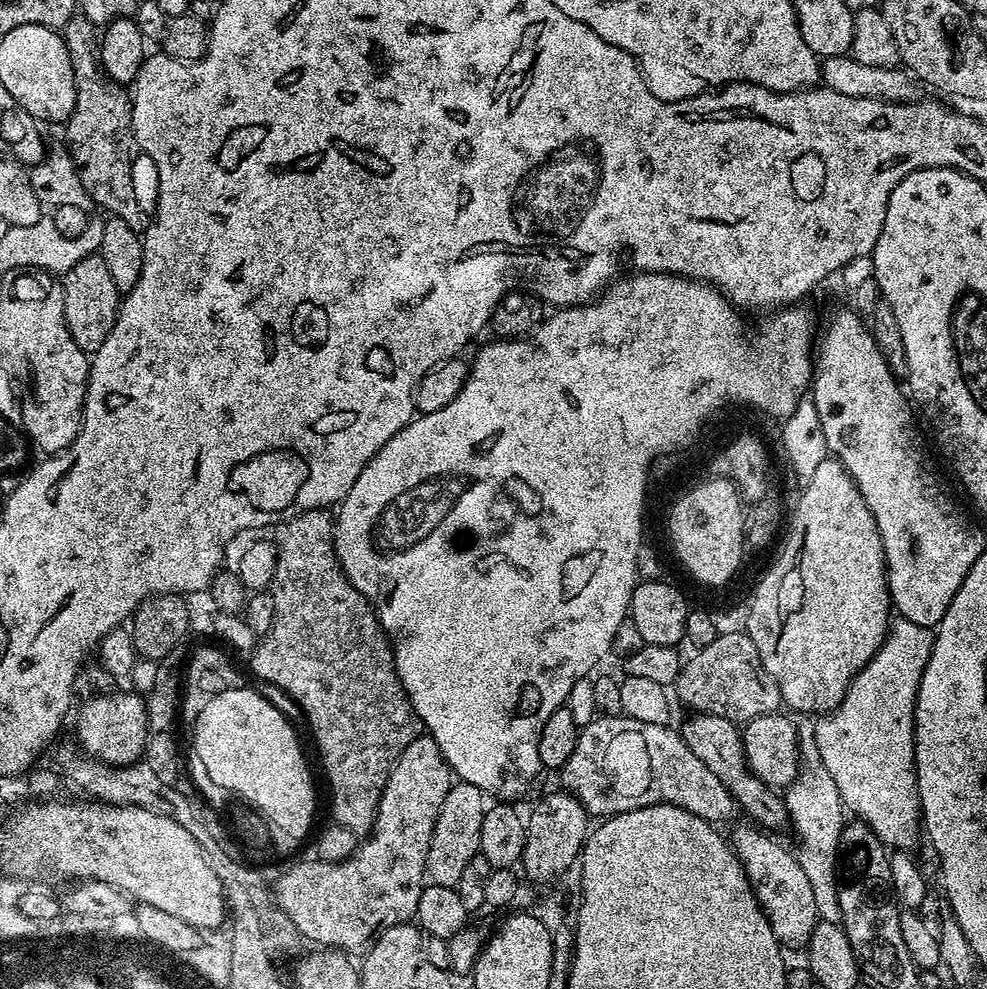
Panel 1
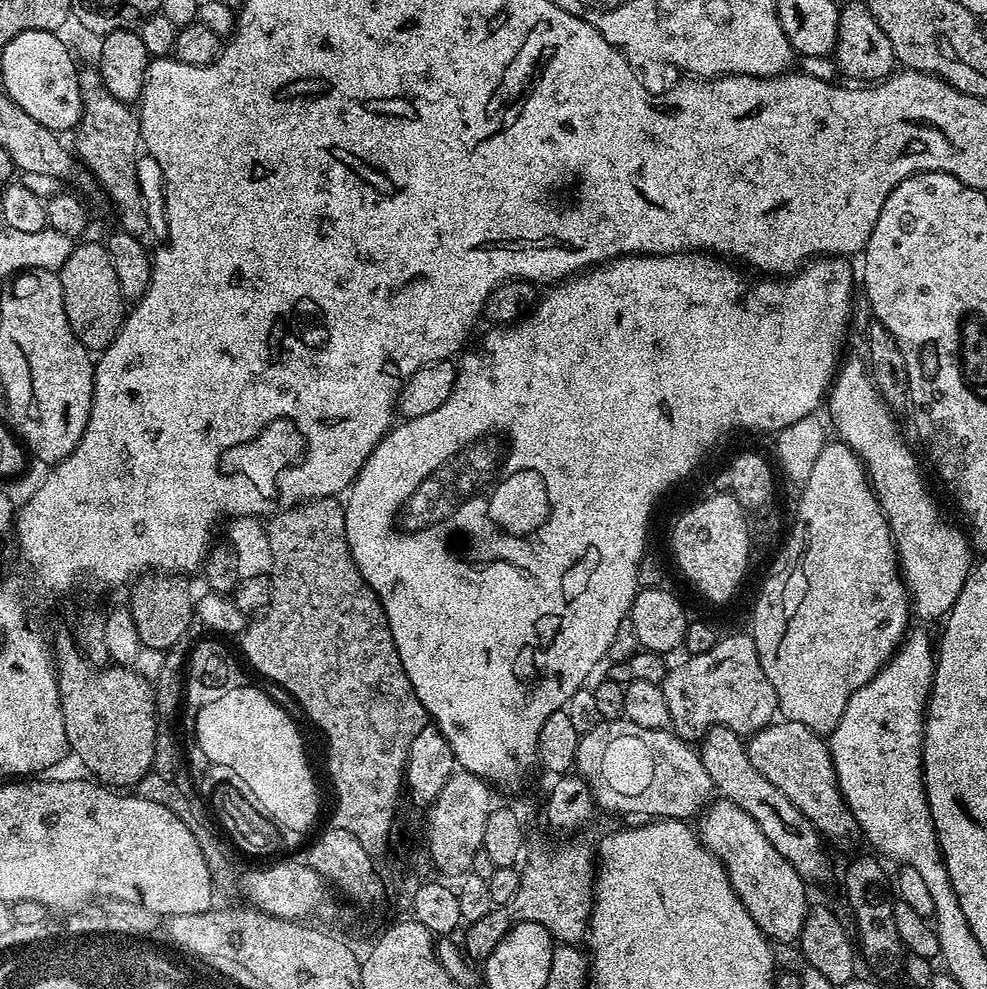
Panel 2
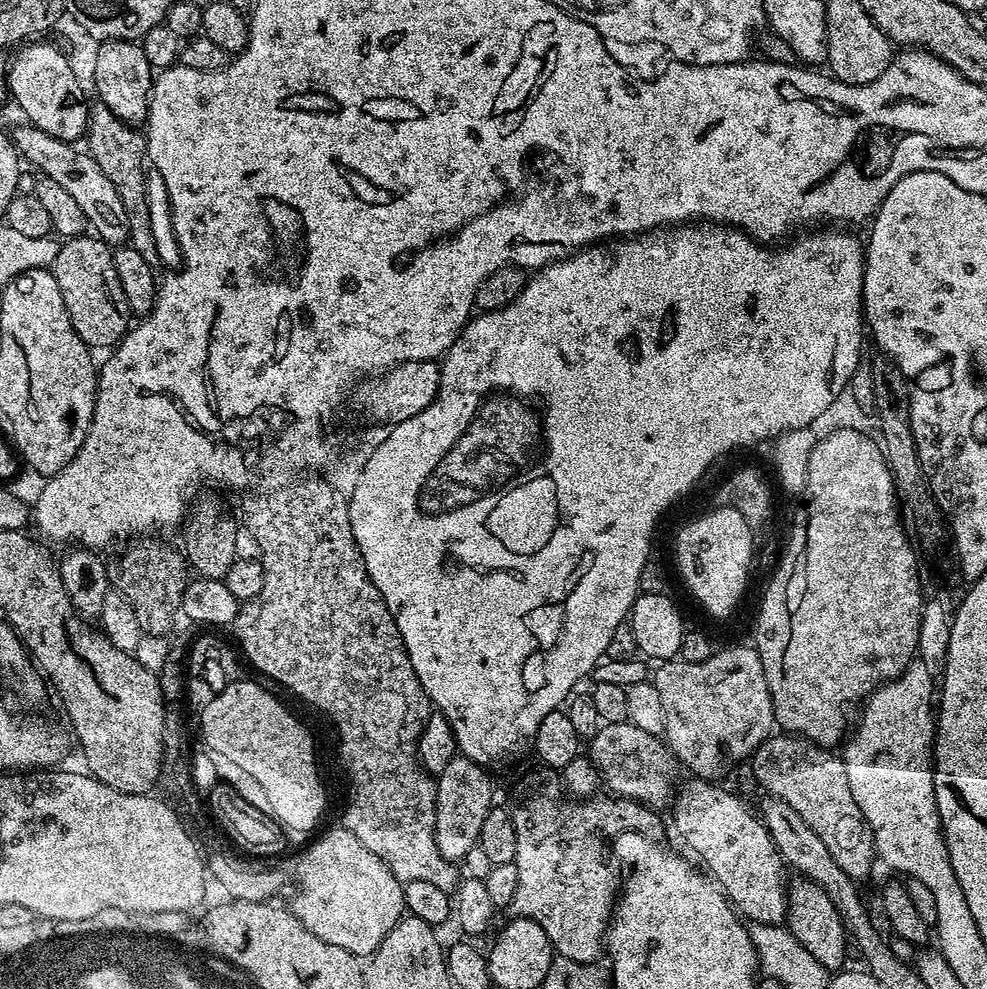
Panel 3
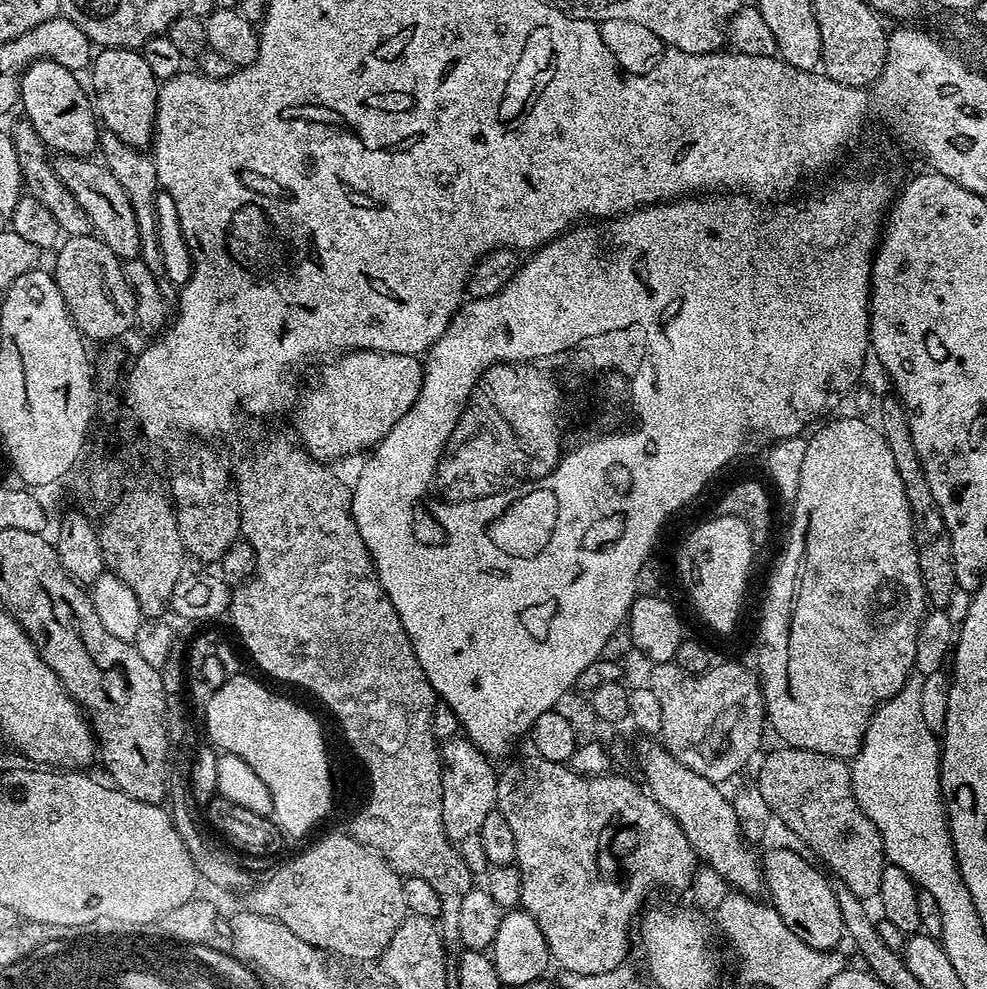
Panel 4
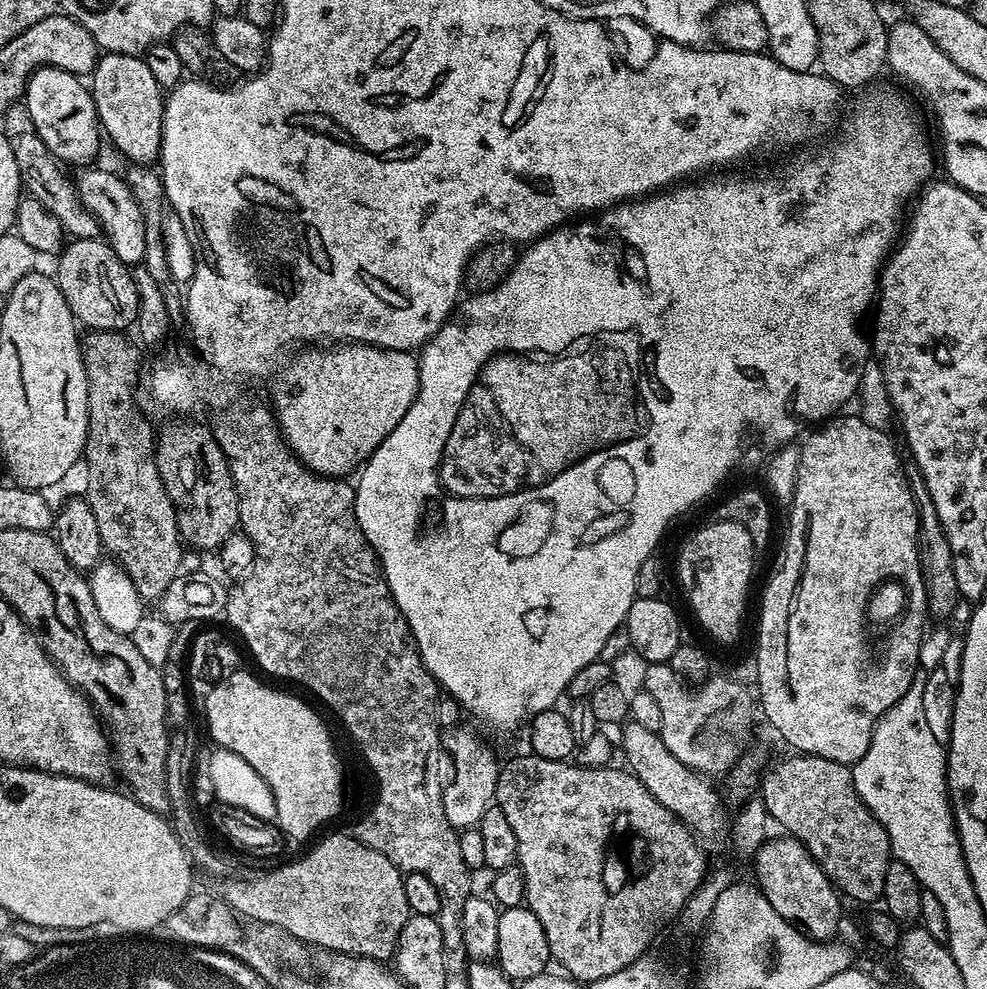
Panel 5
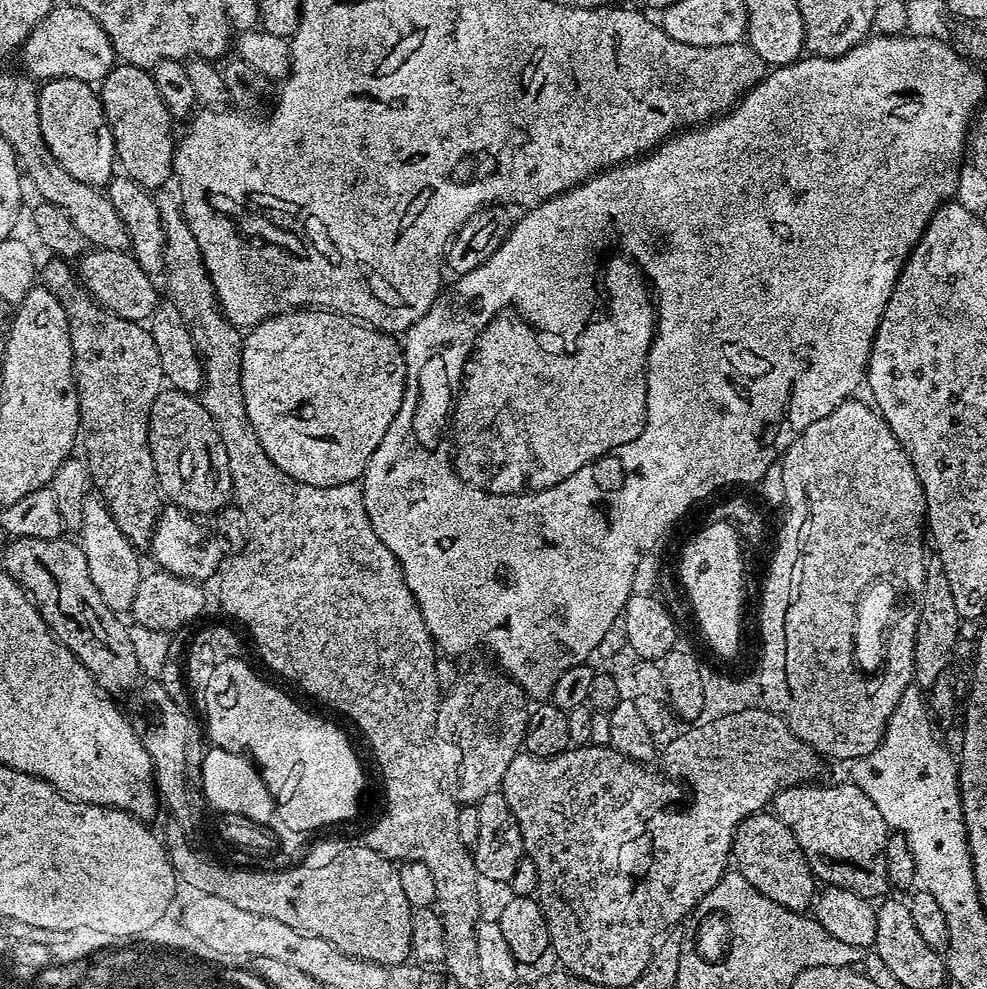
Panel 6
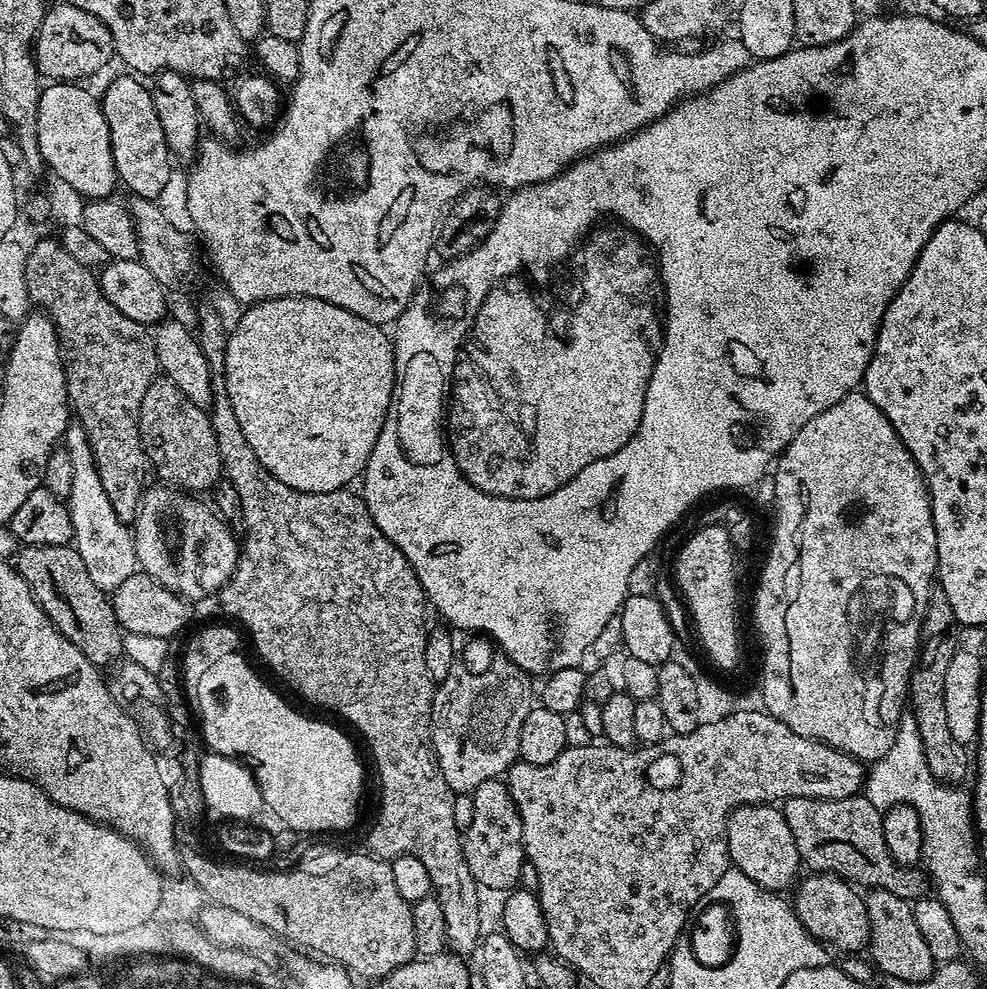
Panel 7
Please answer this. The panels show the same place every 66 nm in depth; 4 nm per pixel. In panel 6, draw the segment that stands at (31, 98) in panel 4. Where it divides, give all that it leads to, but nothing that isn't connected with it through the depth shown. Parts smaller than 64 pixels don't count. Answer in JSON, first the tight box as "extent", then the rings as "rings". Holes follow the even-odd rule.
{"extent":[38,78,117,185],"rings":[[[74,78],[49,80],[39,89],[38,114],[42,138],[54,158],[78,182],[107,185],[117,167],[116,147],[97,89]]]}

